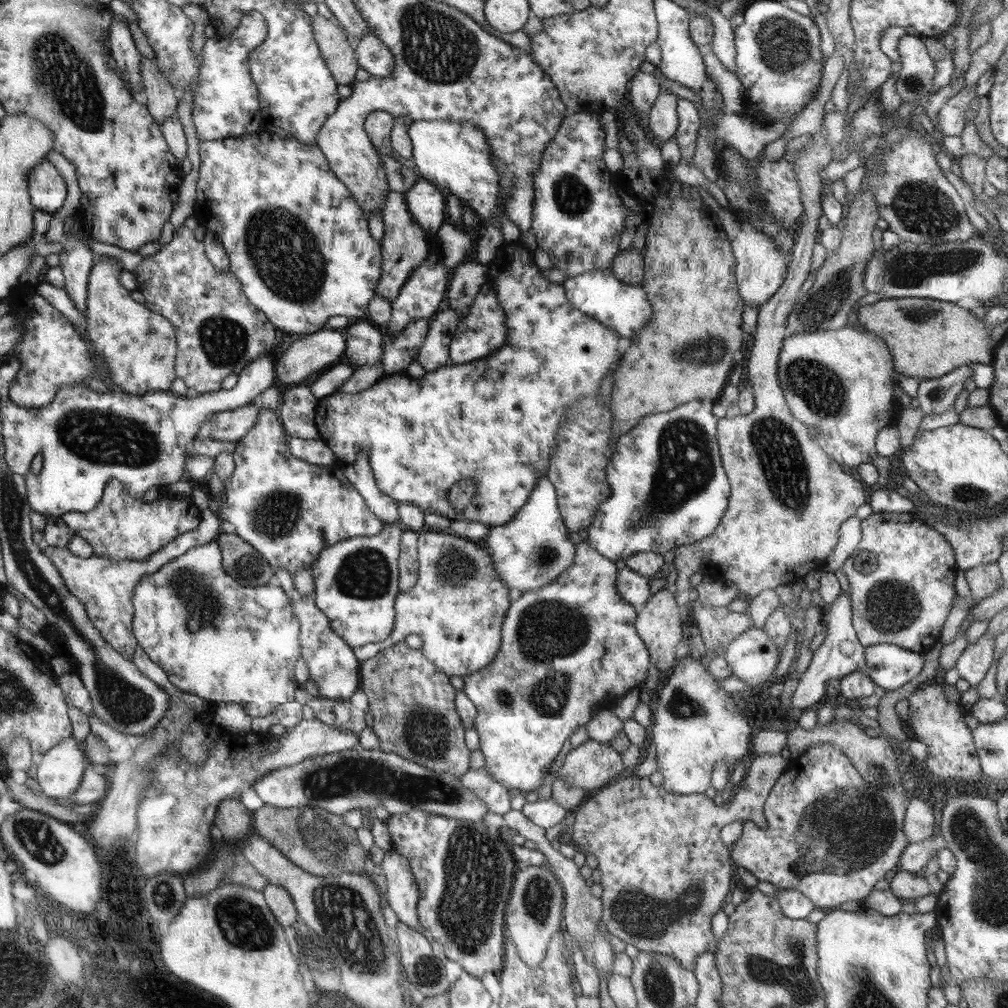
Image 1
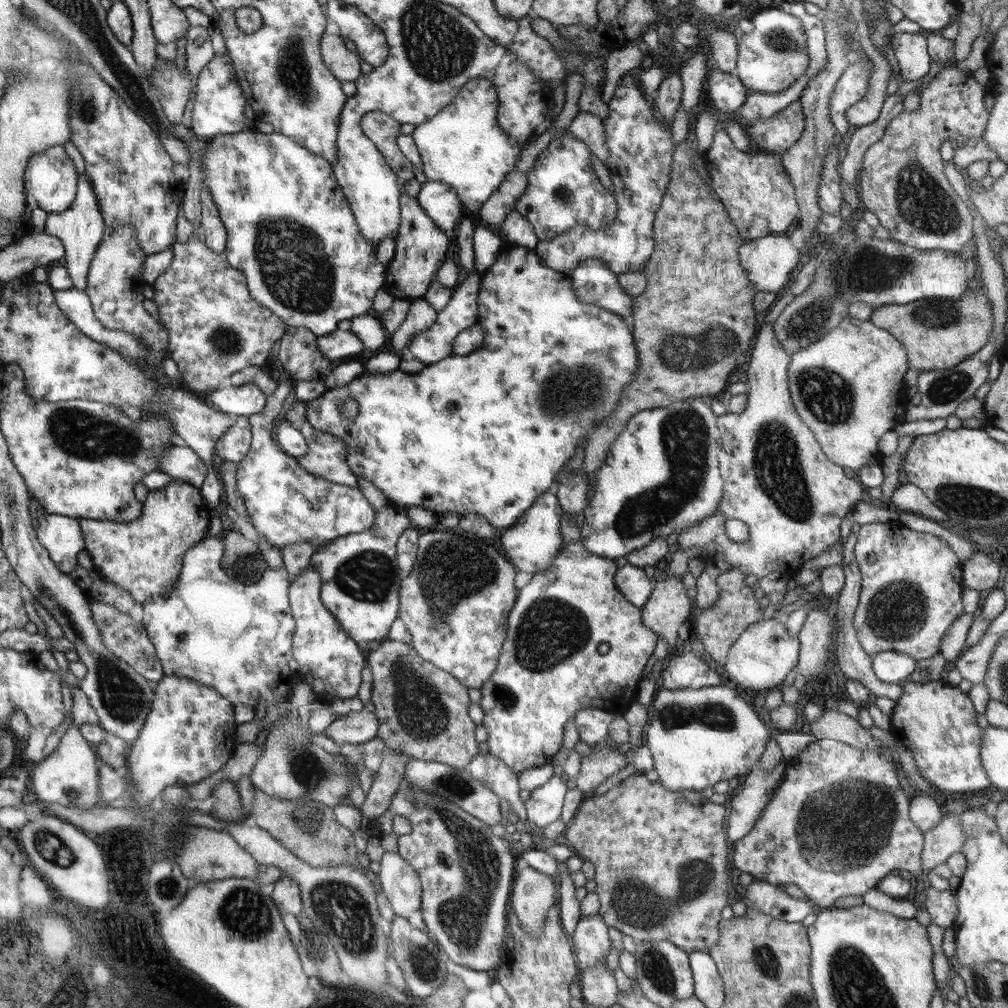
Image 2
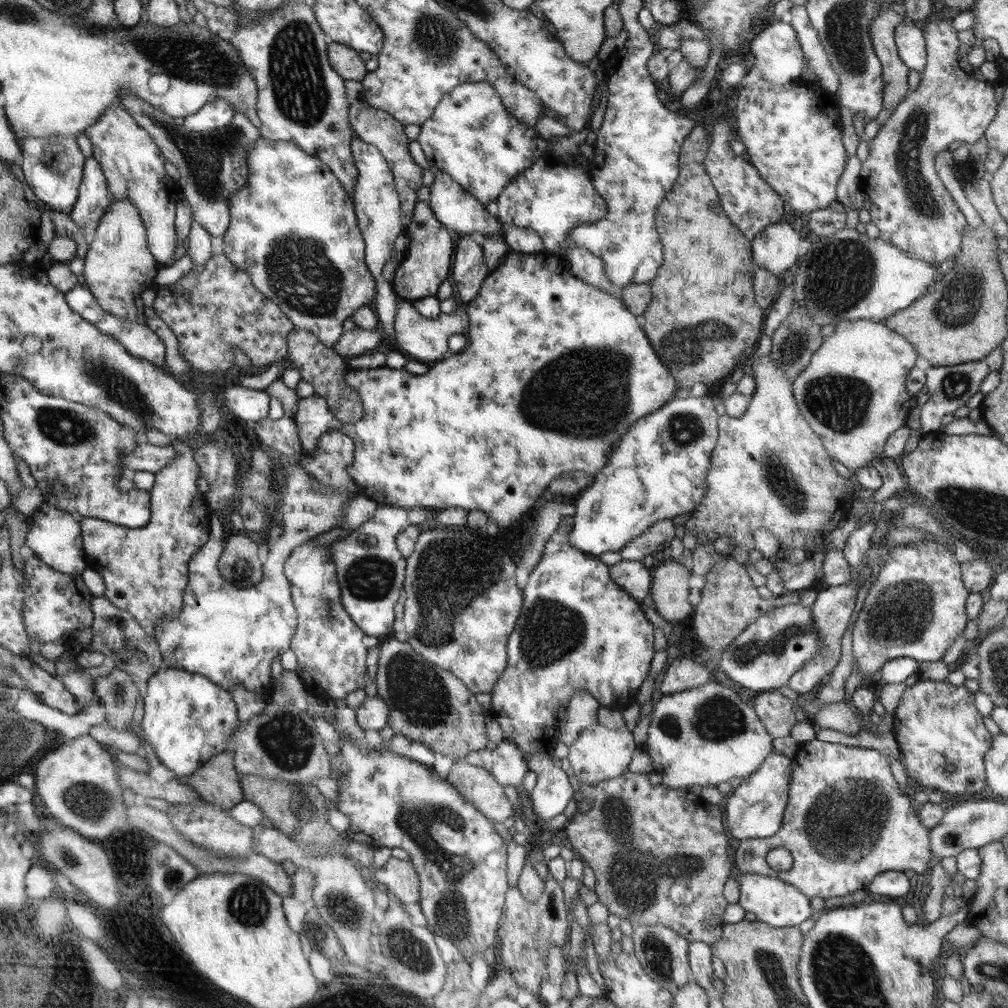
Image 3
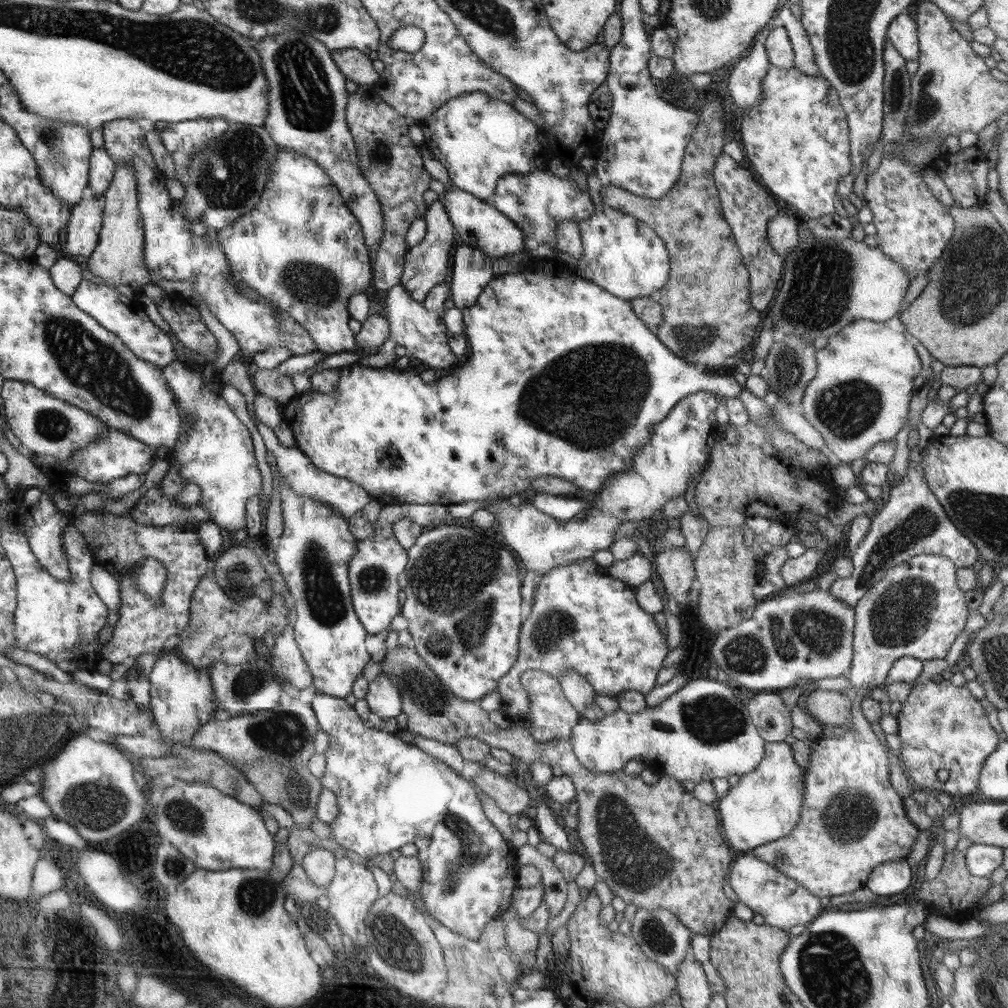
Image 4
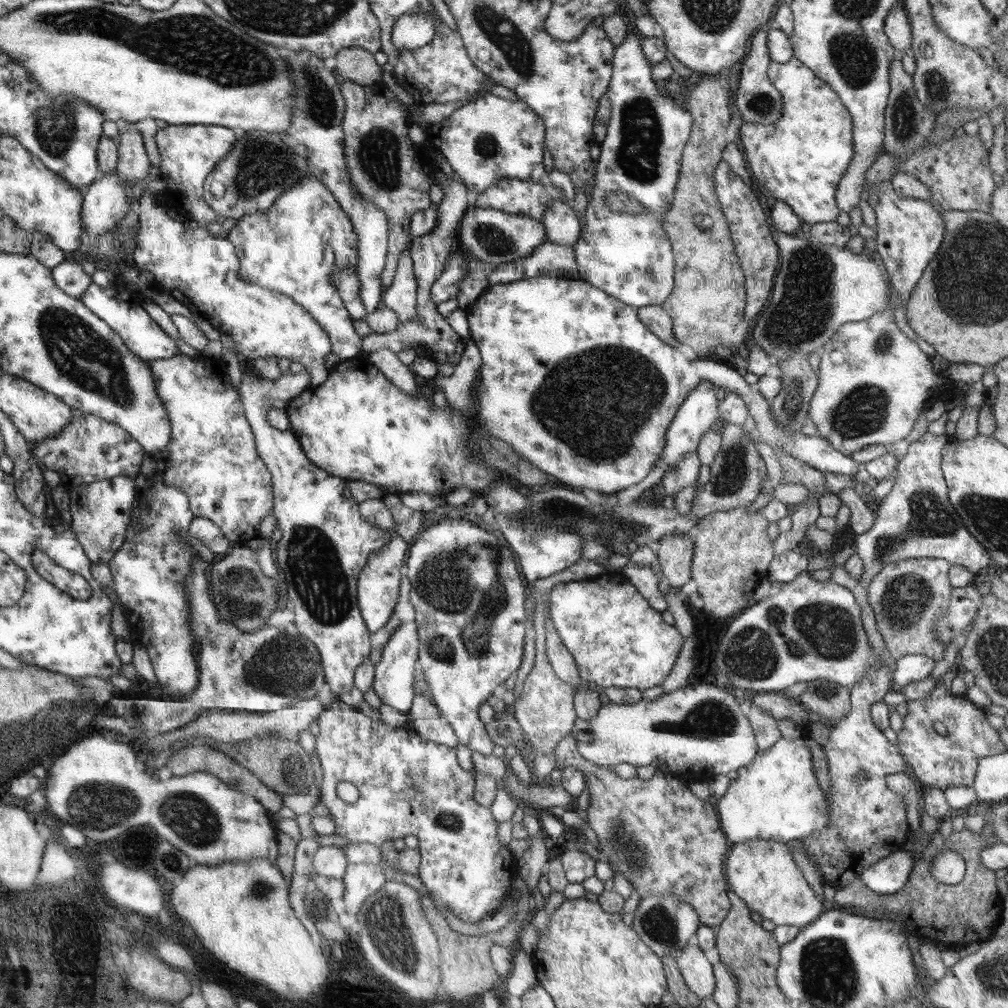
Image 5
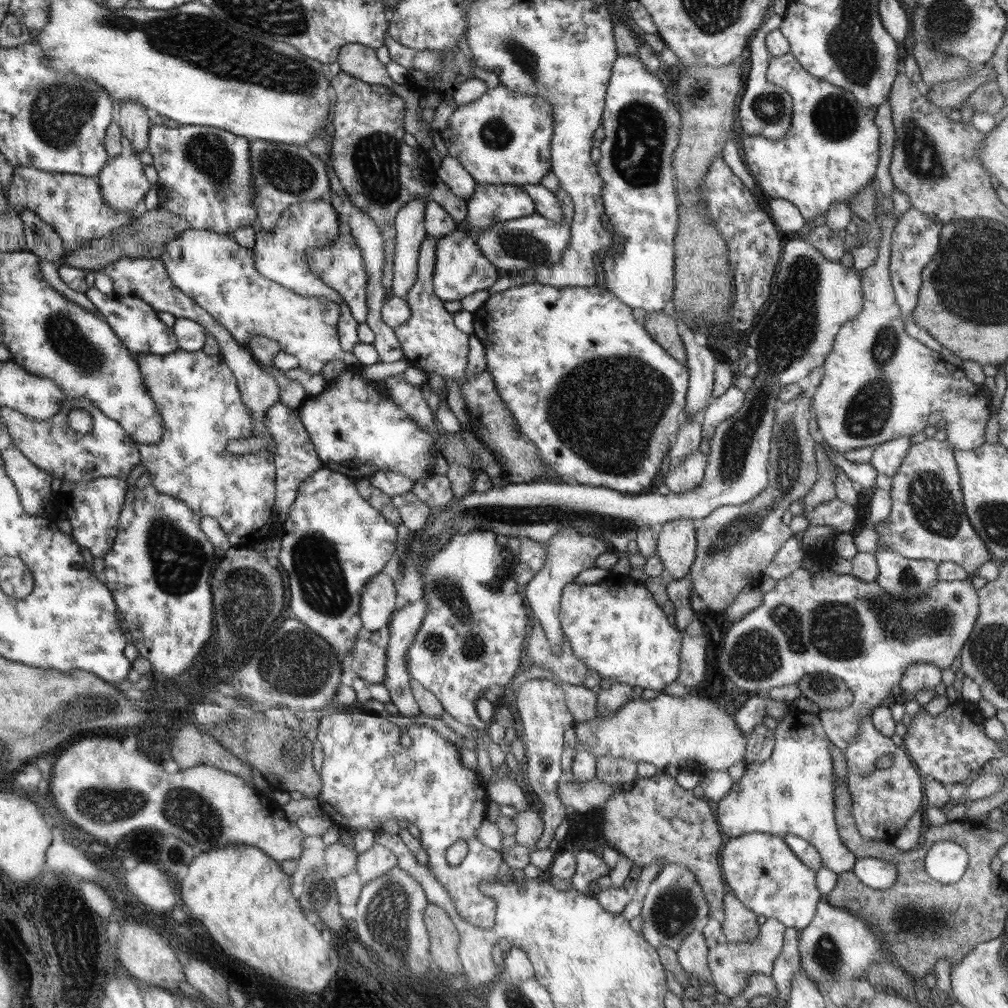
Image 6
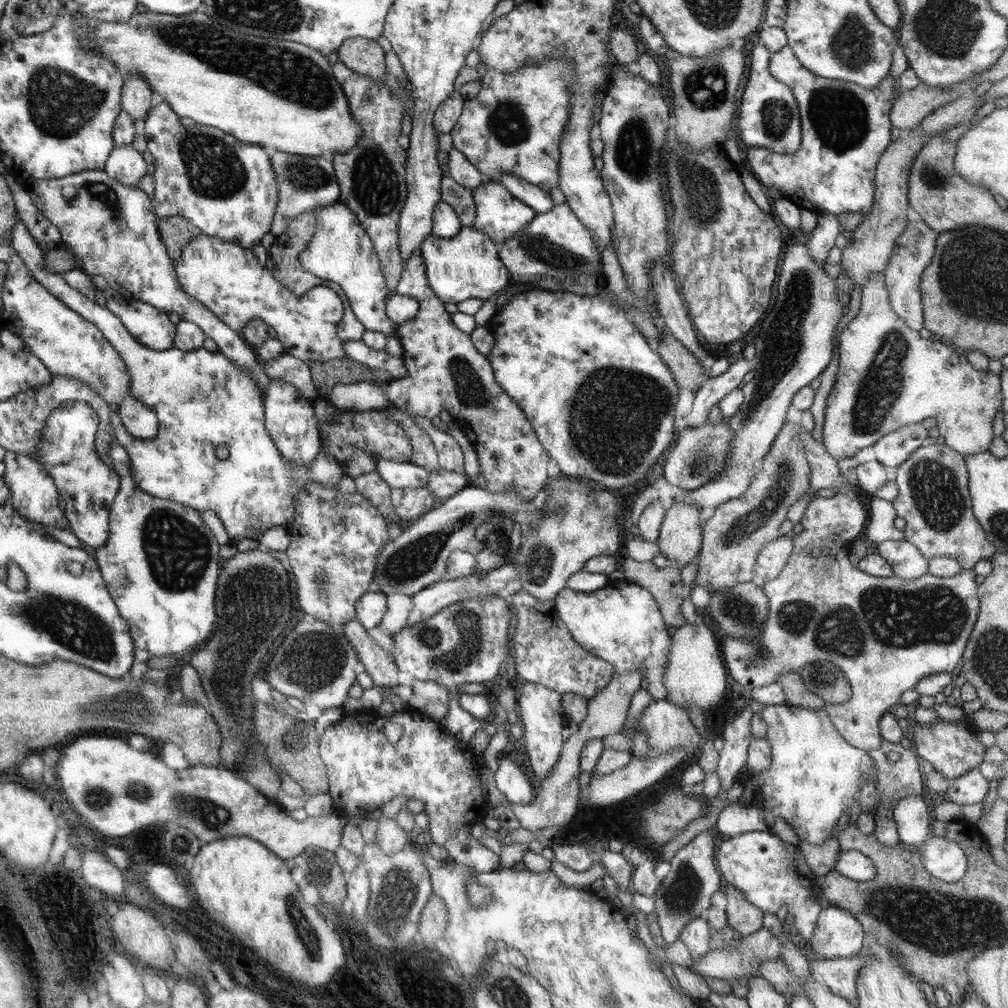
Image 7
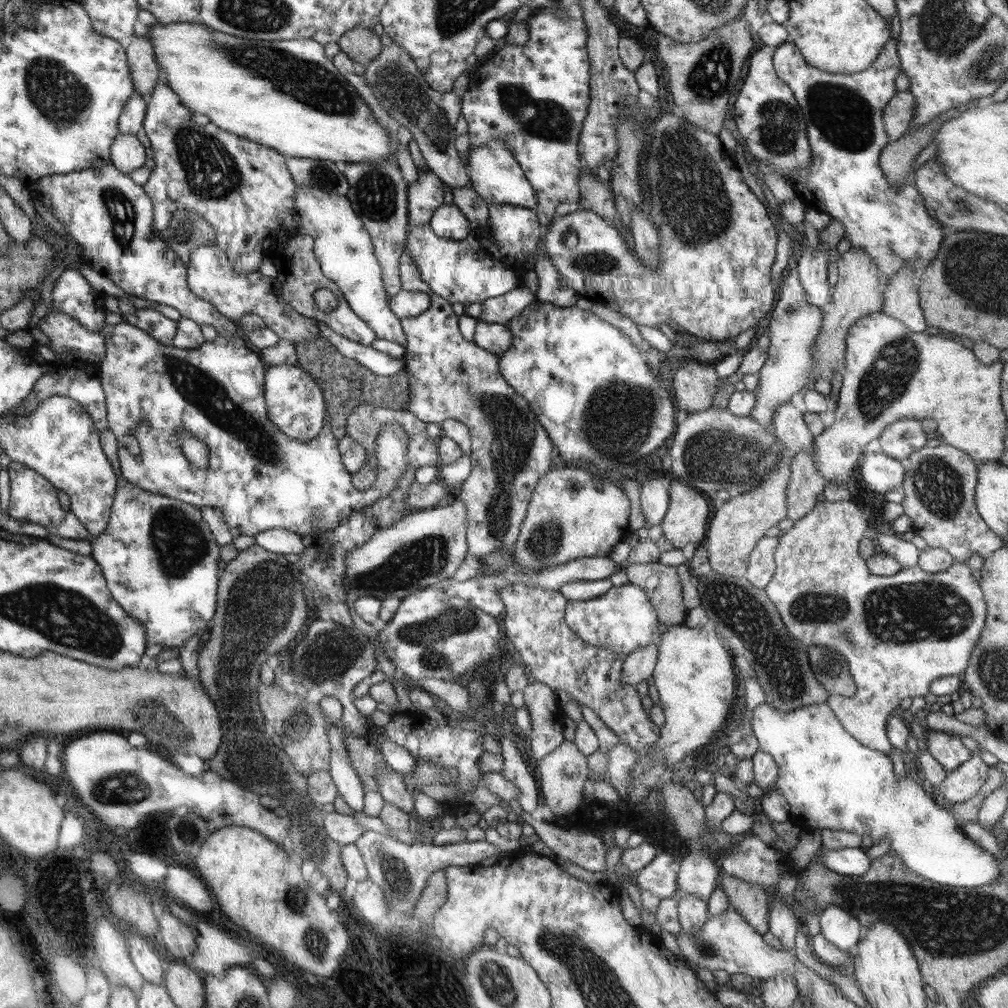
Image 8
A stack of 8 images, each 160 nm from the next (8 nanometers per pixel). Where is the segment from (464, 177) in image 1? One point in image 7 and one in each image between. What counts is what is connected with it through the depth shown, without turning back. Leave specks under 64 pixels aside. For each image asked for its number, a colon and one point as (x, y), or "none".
2: (463, 146)
3: (471, 136)
4: (479, 139)
5: (486, 139)
6: (504, 137)
7: (514, 124)

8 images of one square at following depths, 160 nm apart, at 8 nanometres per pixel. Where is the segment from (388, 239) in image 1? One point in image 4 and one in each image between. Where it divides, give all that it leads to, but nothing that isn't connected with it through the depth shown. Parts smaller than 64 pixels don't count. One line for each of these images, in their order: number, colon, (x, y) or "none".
2: (421, 247)
3: (425, 265)
4: (426, 265)

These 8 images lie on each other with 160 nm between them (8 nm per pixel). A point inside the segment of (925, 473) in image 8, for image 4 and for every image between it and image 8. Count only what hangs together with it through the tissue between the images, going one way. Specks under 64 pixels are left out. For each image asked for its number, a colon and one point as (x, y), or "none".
4: (911, 522)
5: (916, 520)
6: (927, 521)
7: (934, 499)

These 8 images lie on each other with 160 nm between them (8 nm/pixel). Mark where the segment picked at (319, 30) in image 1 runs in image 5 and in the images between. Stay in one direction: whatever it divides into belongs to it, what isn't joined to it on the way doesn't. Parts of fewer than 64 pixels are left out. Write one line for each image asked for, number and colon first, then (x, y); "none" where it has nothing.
2: (345, 64)
3: (345, 60)
4: (355, 65)
5: (357, 64)

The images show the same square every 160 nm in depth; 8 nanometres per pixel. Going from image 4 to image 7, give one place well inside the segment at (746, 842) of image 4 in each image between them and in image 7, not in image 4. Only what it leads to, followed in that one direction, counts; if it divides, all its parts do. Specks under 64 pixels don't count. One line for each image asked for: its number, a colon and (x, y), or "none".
5: (776, 797)
6: (792, 792)
7: (814, 776)

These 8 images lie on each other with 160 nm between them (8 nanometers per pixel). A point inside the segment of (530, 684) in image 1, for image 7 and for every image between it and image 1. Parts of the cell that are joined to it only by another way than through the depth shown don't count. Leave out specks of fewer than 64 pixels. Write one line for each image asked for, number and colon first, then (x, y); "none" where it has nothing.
2: (573, 641)
3: (577, 631)
4: (582, 619)
5: (617, 639)
6: (615, 627)
7: (621, 623)

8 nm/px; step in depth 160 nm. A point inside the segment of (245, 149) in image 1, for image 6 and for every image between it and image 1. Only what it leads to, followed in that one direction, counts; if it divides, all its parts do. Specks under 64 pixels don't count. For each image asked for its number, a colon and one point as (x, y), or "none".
2: (290, 229)
3: (294, 229)
4: (301, 247)
5: (295, 248)
6: (281, 254)

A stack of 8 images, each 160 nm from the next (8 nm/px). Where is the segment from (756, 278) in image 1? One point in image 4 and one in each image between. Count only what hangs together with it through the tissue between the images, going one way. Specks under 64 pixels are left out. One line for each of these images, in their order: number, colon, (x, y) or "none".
2: (770, 261)
3: (776, 248)
4: (783, 234)

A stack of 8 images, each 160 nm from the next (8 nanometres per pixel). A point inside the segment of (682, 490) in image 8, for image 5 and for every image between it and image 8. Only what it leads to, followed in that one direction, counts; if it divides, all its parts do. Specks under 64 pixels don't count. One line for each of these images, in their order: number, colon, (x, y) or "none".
5: (675, 555)
6: (676, 541)
7: (680, 536)

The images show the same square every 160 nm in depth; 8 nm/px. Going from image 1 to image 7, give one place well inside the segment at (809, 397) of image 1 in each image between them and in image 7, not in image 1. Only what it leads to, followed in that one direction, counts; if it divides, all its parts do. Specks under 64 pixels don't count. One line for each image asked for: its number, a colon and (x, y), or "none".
2: (848, 387)
3: (853, 395)
4: (860, 395)
5: (874, 382)
6: (879, 384)
7: (888, 377)

